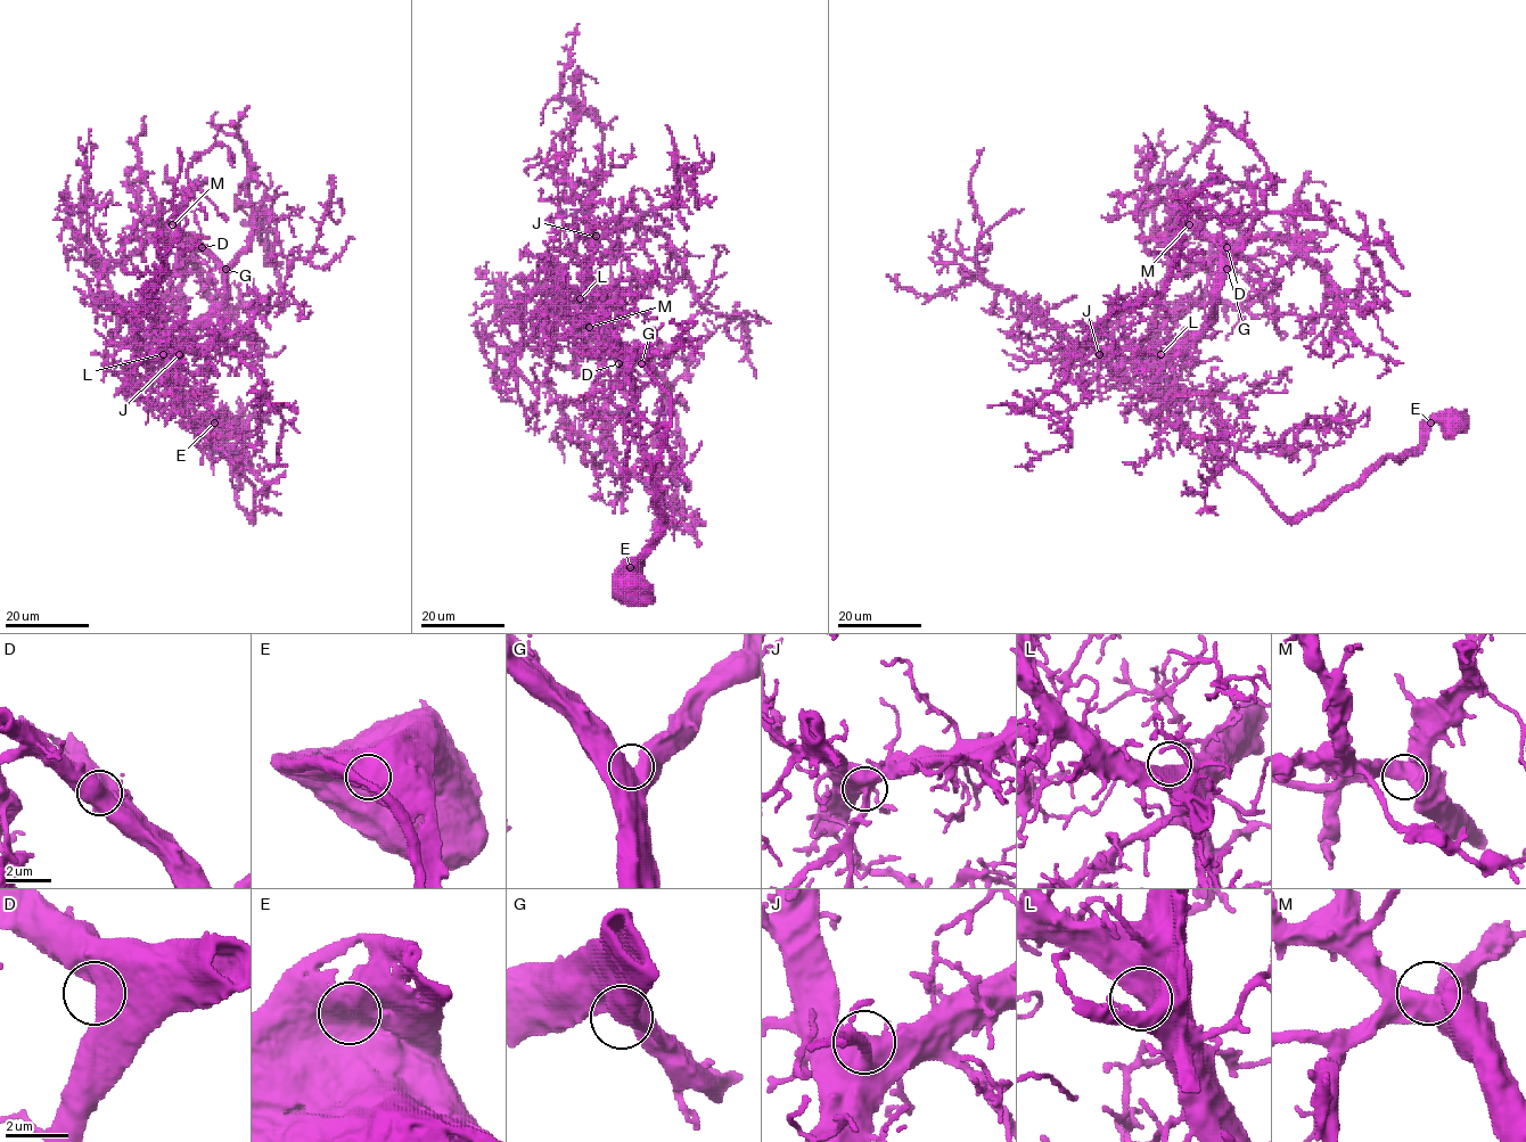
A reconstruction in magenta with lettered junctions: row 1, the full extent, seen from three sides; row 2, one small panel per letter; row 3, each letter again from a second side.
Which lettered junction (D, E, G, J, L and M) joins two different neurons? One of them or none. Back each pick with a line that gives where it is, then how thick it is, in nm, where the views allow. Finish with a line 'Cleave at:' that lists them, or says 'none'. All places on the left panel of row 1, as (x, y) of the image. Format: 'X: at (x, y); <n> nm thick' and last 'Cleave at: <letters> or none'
Cleave at: none

